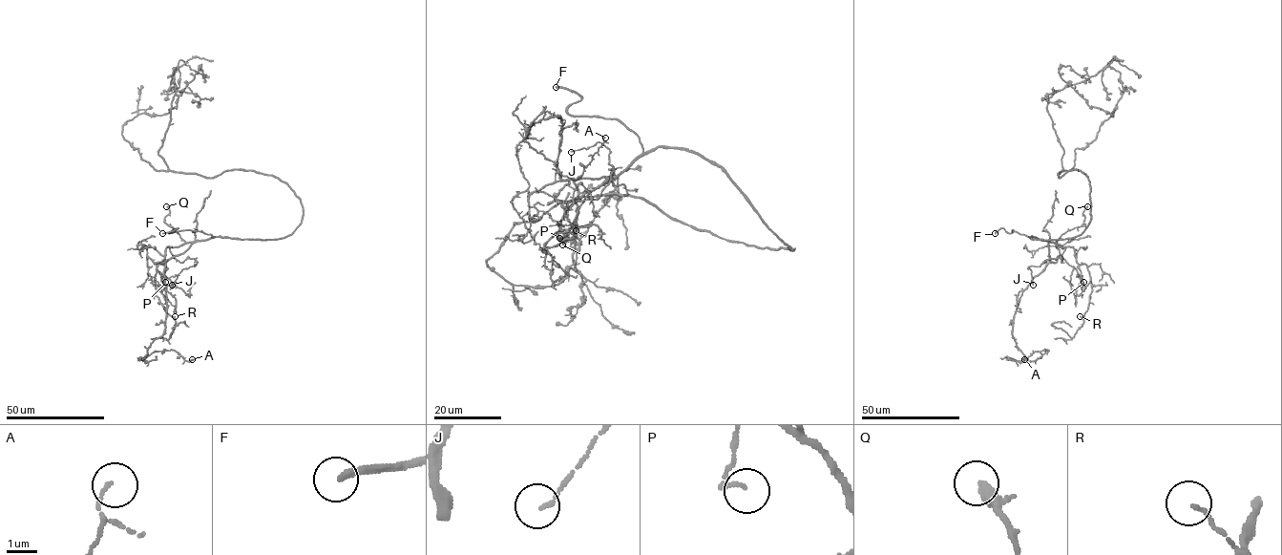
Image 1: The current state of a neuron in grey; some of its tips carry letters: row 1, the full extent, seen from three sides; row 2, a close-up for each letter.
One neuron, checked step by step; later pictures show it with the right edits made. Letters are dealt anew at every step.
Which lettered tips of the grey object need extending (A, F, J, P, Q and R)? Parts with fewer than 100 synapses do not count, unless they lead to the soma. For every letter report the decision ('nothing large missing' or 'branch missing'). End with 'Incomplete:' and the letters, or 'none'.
A: nothing large missing
F: branch missing
J: nothing large missing
P: nothing large missing
Q: nothing large missing
R: nothing large missing
Incomplete: F

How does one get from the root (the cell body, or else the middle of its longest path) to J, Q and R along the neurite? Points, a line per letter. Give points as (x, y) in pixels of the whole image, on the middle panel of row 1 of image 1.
J: (779, 248), (720, 166), (678, 148), (567, 206), (613, 170), (599, 142), (571, 152)
Q: (779, 248), (793, 249), (720, 166), (660, 146), (593, 189), (558, 238), (567, 237), (562, 245)
R: (779, 248), (793, 249), (720, 166), (660, 146), (585, 192), (542, 249), (573, 238), (576, 230)

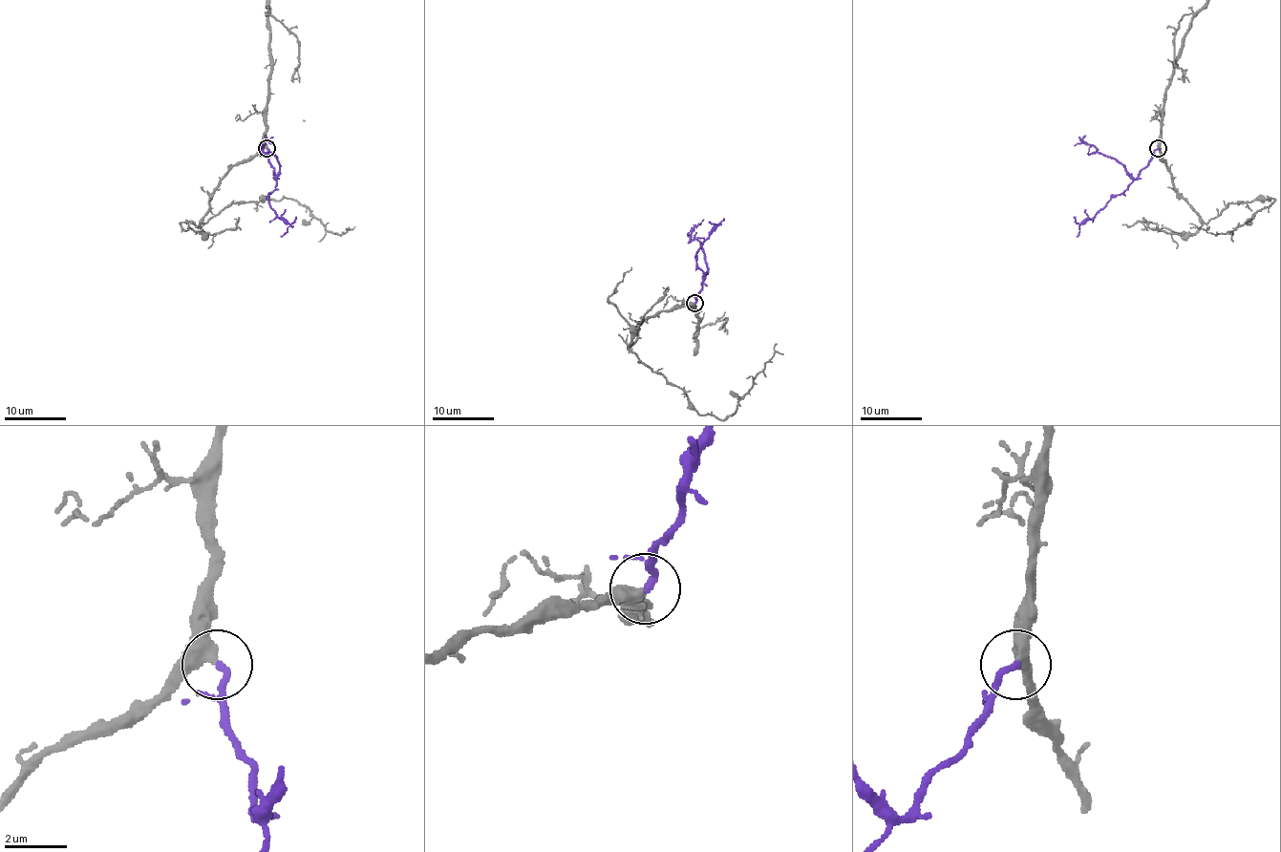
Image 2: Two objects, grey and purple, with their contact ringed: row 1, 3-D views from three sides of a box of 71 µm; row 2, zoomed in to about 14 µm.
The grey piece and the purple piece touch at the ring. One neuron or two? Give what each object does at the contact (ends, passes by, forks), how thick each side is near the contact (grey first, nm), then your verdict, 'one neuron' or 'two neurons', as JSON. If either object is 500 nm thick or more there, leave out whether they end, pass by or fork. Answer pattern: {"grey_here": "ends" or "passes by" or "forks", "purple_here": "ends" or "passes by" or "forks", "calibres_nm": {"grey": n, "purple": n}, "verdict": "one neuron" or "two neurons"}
{"grey_here": "passes by", "purple_here": "ends", "calibres_nm": {"grey": 360, "purple": 240}, "verdict": "one neuron"}

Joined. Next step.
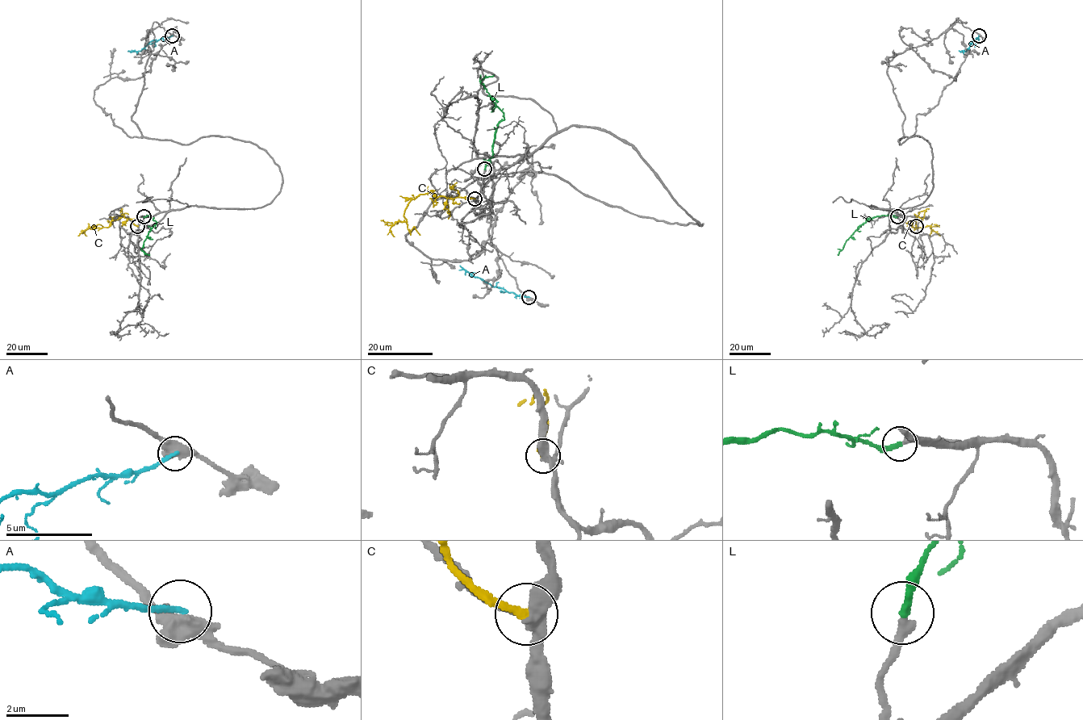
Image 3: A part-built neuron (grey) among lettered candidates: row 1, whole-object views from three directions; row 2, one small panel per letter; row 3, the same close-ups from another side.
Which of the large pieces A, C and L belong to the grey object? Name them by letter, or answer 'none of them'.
L

